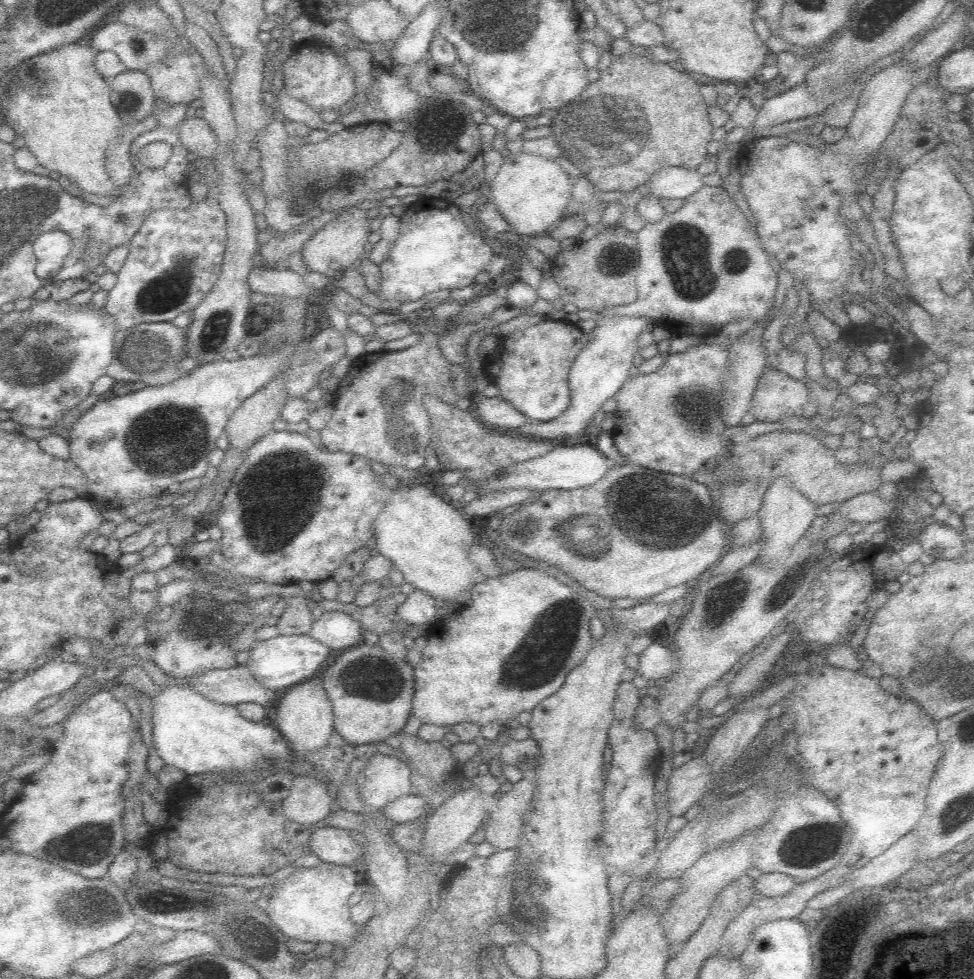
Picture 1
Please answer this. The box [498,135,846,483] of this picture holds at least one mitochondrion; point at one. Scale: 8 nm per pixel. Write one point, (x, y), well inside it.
(688, 282)

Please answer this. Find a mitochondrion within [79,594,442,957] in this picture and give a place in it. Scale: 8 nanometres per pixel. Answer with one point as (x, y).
(361, 679)

